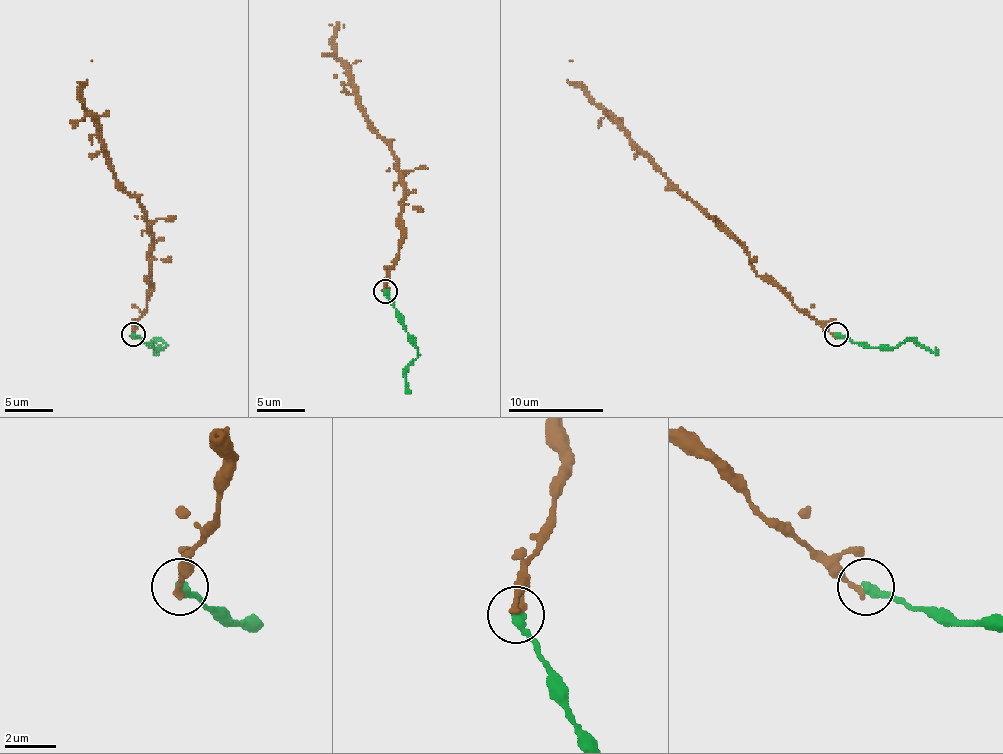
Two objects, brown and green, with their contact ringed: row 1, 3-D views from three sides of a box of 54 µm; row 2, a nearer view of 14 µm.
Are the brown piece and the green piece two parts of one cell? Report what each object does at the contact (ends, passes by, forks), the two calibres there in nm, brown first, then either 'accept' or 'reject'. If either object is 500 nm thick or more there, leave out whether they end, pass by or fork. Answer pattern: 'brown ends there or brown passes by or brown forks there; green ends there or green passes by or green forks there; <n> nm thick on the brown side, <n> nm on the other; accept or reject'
brown ends there; green ends there; 280 nm thick on the brown side, 360 nm on the other; accept

